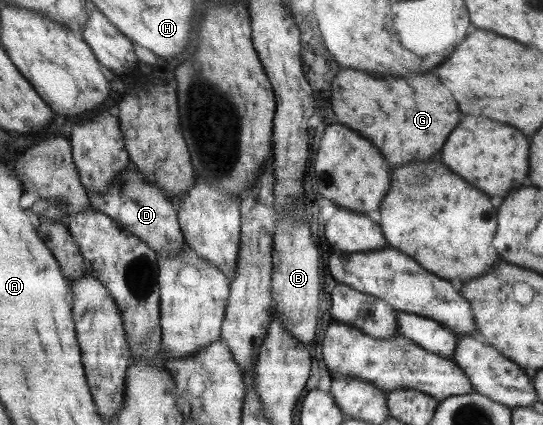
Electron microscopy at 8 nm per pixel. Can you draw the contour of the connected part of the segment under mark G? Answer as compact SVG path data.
M340 68L333 78L329 98L337 122L353 128L375 144L389 164L429 160L441 150L447 134L459 122L459 112L449 90L443 88L433 74L409 74L407 78L389 76L389 82L385 82L379 76L369 78L353 69Z

